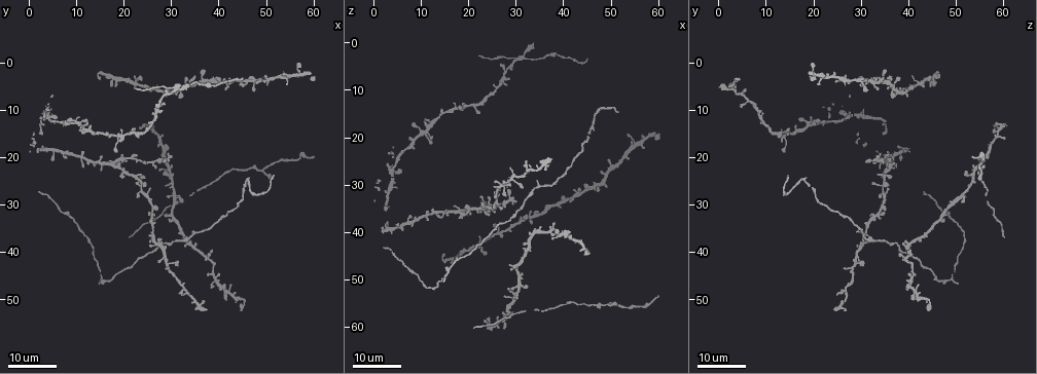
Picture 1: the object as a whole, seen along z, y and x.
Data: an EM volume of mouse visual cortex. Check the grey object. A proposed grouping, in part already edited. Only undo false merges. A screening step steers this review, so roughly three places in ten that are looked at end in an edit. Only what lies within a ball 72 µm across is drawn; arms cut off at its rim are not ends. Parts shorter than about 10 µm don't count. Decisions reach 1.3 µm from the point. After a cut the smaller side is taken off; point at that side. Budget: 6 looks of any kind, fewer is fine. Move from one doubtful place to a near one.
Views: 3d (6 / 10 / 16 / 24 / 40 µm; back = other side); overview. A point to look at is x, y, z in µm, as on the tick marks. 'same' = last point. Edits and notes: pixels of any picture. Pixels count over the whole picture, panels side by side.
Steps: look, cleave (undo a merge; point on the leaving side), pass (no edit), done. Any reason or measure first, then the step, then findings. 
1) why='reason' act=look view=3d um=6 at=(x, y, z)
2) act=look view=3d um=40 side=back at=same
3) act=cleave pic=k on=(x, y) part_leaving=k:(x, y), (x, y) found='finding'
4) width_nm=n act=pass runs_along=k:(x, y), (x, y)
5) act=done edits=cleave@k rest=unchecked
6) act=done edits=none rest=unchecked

why='calibre changes' act=look view=3d um=16 at=(48.0, 23.0, 55.5)

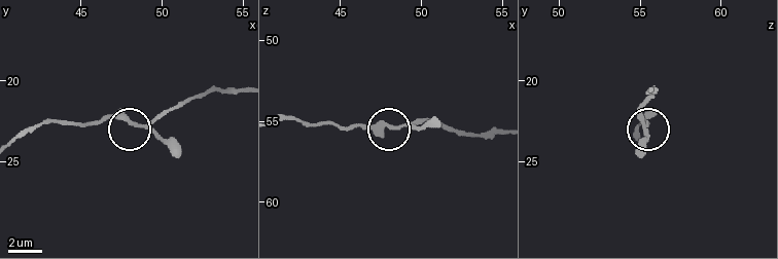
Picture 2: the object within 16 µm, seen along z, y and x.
act=look view=3d um=10 at=(48.6, 22.8, 55.3)

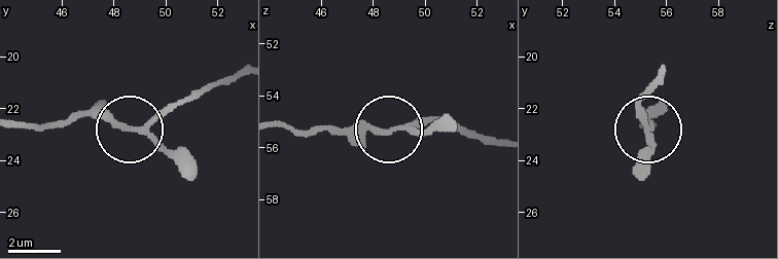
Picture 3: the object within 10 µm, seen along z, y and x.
act=look view=3d um=6 at=(48.5, 22.7, 55.3)

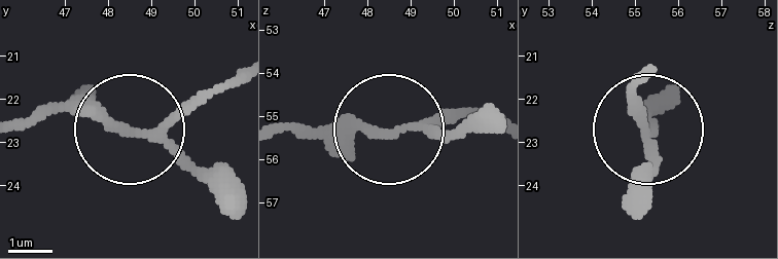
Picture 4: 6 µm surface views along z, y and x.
act=pass found='continuous, no second neuron'

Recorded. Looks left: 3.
why='arms part here' act=look view=3d um=16 at=(31.5, 28.5, 51.5)

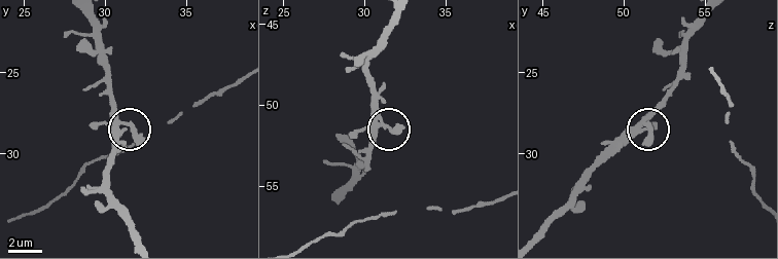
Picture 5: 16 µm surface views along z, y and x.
act=look view=3d um=10 at=(31.1, 28.2, 51.3)

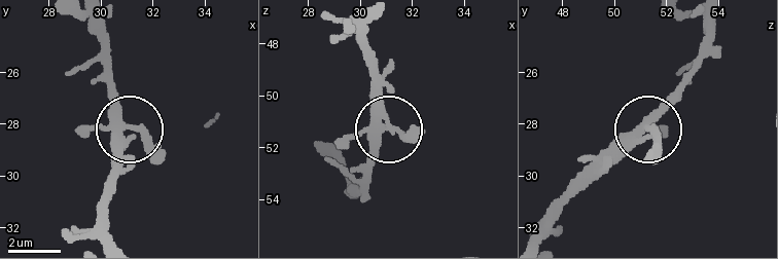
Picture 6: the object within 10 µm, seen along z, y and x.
act=pass found='continuous, no second neuron'

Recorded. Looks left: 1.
act=done edits=none rest=unchecked

